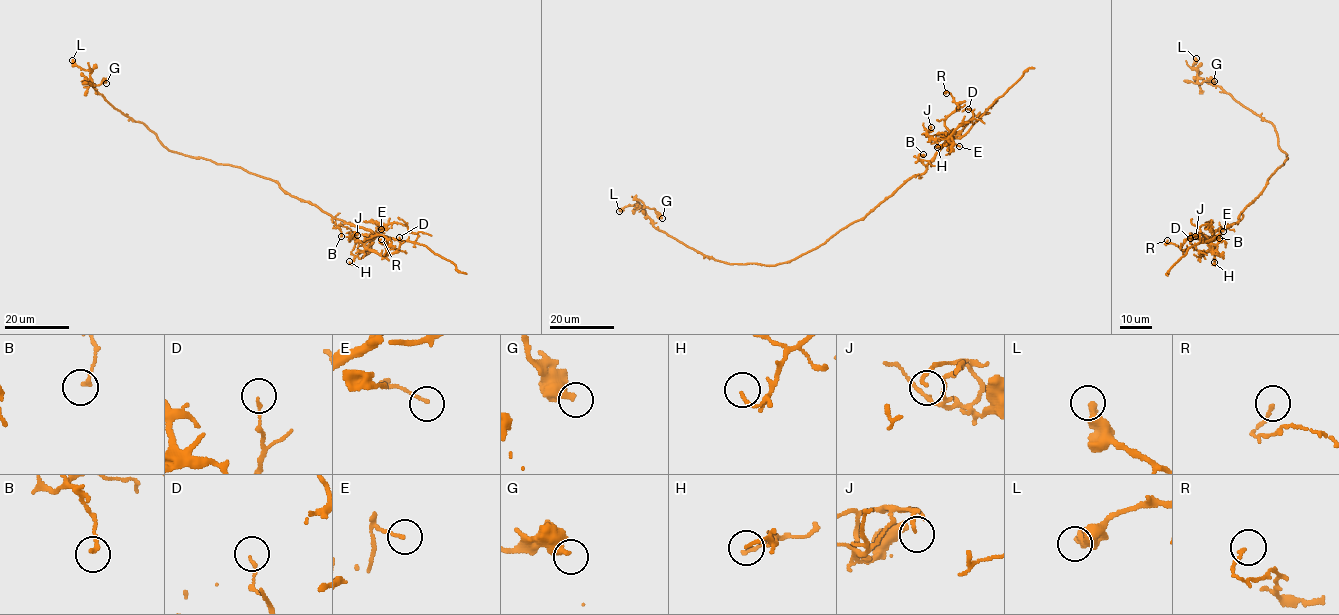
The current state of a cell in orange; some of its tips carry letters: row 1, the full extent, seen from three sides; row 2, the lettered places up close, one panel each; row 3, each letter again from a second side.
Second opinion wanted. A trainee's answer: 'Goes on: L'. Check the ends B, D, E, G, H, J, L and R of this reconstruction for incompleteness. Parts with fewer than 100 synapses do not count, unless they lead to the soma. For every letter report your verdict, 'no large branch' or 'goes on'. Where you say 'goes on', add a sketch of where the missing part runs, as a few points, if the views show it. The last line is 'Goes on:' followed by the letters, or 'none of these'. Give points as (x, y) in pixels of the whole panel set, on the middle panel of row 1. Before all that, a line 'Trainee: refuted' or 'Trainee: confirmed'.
Trainee: refuted
B: no large branch
D: no large branch
E: no large branch
G: no large branch
H: no large branch
J: no large branch
L: no large branch
R: no large branch
Goes on: none of these

